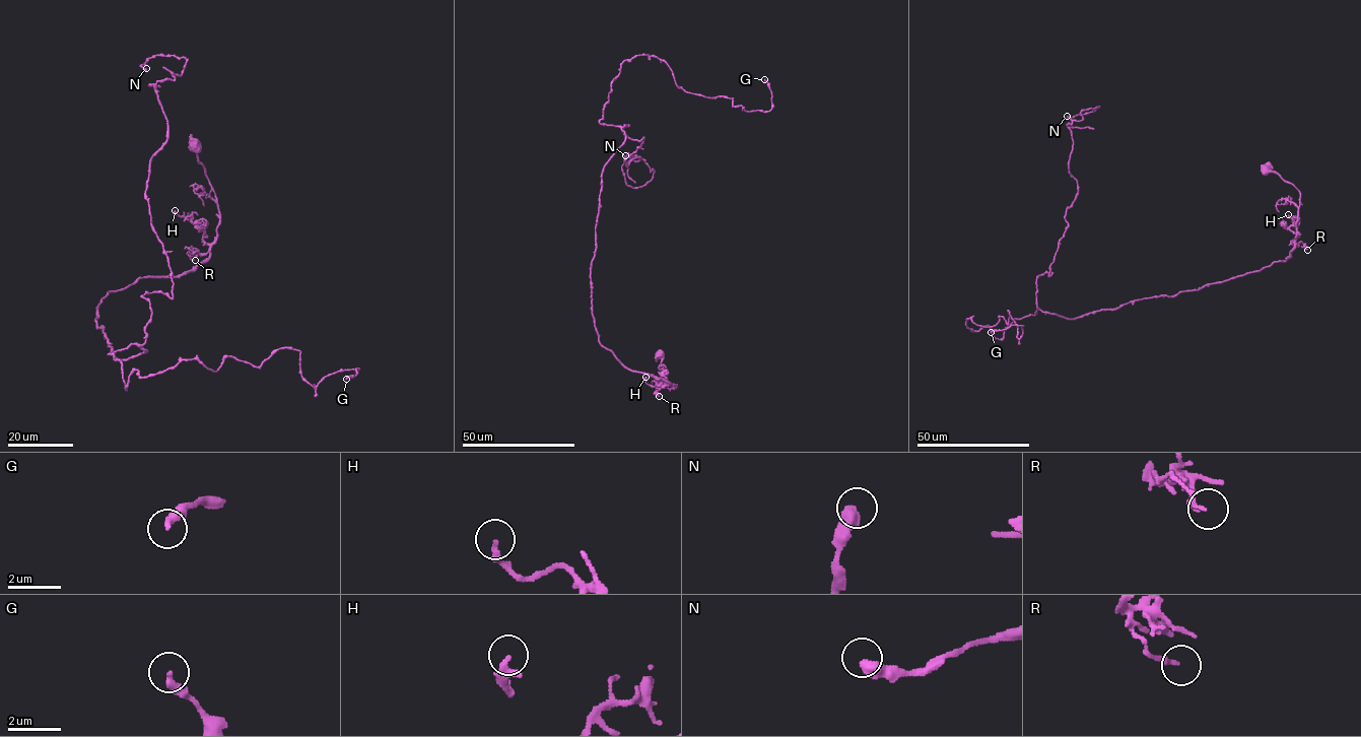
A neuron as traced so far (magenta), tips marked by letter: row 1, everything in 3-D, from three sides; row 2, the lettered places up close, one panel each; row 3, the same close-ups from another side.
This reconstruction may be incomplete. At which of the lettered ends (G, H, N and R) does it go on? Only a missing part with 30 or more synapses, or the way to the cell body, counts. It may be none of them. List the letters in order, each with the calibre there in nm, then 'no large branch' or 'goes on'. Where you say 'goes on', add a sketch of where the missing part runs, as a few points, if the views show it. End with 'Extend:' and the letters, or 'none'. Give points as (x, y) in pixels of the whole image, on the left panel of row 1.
G: 320 nm thick; no large branch
H: 240 nm thick; no large branch
N: 500 nm thick; no large branch
R: 160 nm thick; no large branch
Extend: none

